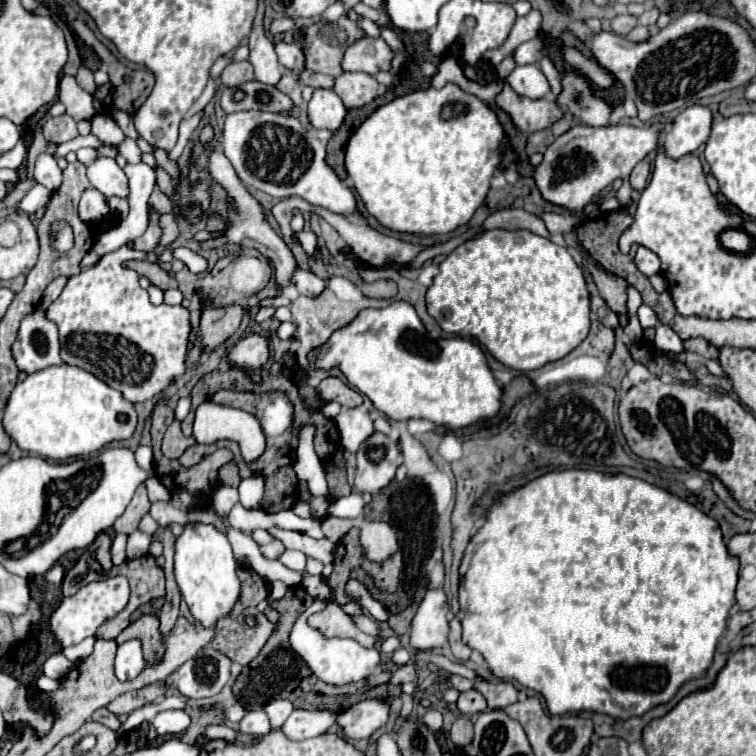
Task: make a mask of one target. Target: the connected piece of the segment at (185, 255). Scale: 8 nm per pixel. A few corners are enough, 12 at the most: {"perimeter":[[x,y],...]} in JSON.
{"perimeter":[[185,247],[176,248],[176,259],[194,274],[208,268],[205,258]]}

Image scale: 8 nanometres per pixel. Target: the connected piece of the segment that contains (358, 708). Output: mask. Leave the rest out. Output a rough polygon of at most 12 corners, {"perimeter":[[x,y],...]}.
{"perimeter":[[364,699],[338,715],[352,739],[388,723],[384,699]]}

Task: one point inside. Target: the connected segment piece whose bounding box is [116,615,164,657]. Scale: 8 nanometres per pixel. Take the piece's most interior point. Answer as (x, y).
(147, 629)

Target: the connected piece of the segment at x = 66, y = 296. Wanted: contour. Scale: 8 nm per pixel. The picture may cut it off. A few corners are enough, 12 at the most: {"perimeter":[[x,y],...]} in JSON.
{"perimeter":[[128,245],[46,309],[62,361],[130,403],[202,359],[190,311],[152,305]]}

